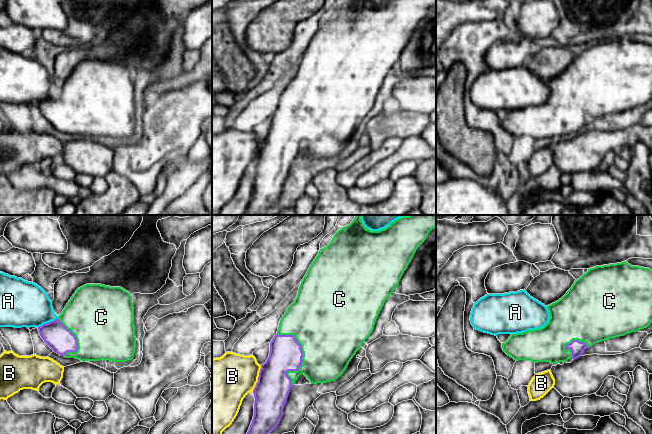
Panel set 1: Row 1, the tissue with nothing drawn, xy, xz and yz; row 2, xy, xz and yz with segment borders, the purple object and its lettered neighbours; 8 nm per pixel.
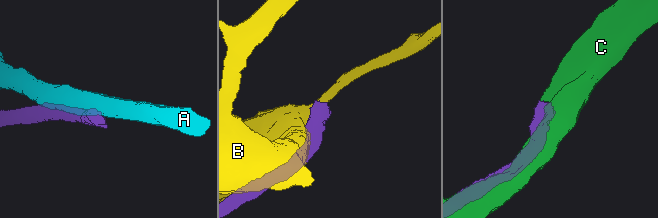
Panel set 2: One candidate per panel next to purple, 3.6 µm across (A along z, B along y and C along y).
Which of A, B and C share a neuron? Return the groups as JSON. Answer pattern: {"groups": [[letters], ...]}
{"groups": [["A"], ["B"], ["C"]]}

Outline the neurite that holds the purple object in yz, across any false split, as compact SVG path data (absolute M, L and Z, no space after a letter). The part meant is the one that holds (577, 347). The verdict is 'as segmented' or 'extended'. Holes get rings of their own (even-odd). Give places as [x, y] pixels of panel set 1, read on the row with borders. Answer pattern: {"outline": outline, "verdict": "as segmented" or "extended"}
{"outline": "M626 261L590 268L575 280L561 299L548 305L547 309L550 318L544 327L512 334L505 343L502 343L502 349L508 356L516 361L530 360L534 363L566 362L568 359L577 359L585 349L598 342L647 328L652 323L652 270L632 266Z", "verdict": "extended"}

